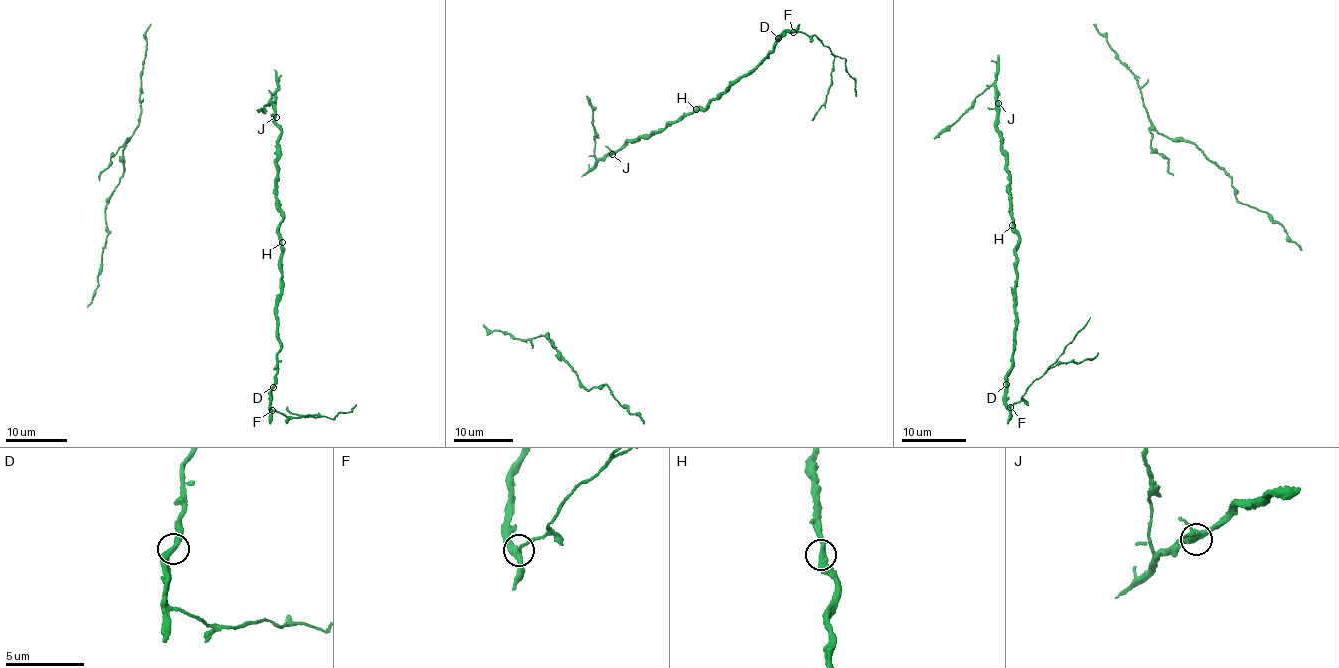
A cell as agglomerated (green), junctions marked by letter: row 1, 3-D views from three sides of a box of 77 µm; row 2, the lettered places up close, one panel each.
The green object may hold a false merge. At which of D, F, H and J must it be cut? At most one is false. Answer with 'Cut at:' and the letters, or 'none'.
Cut at: F

